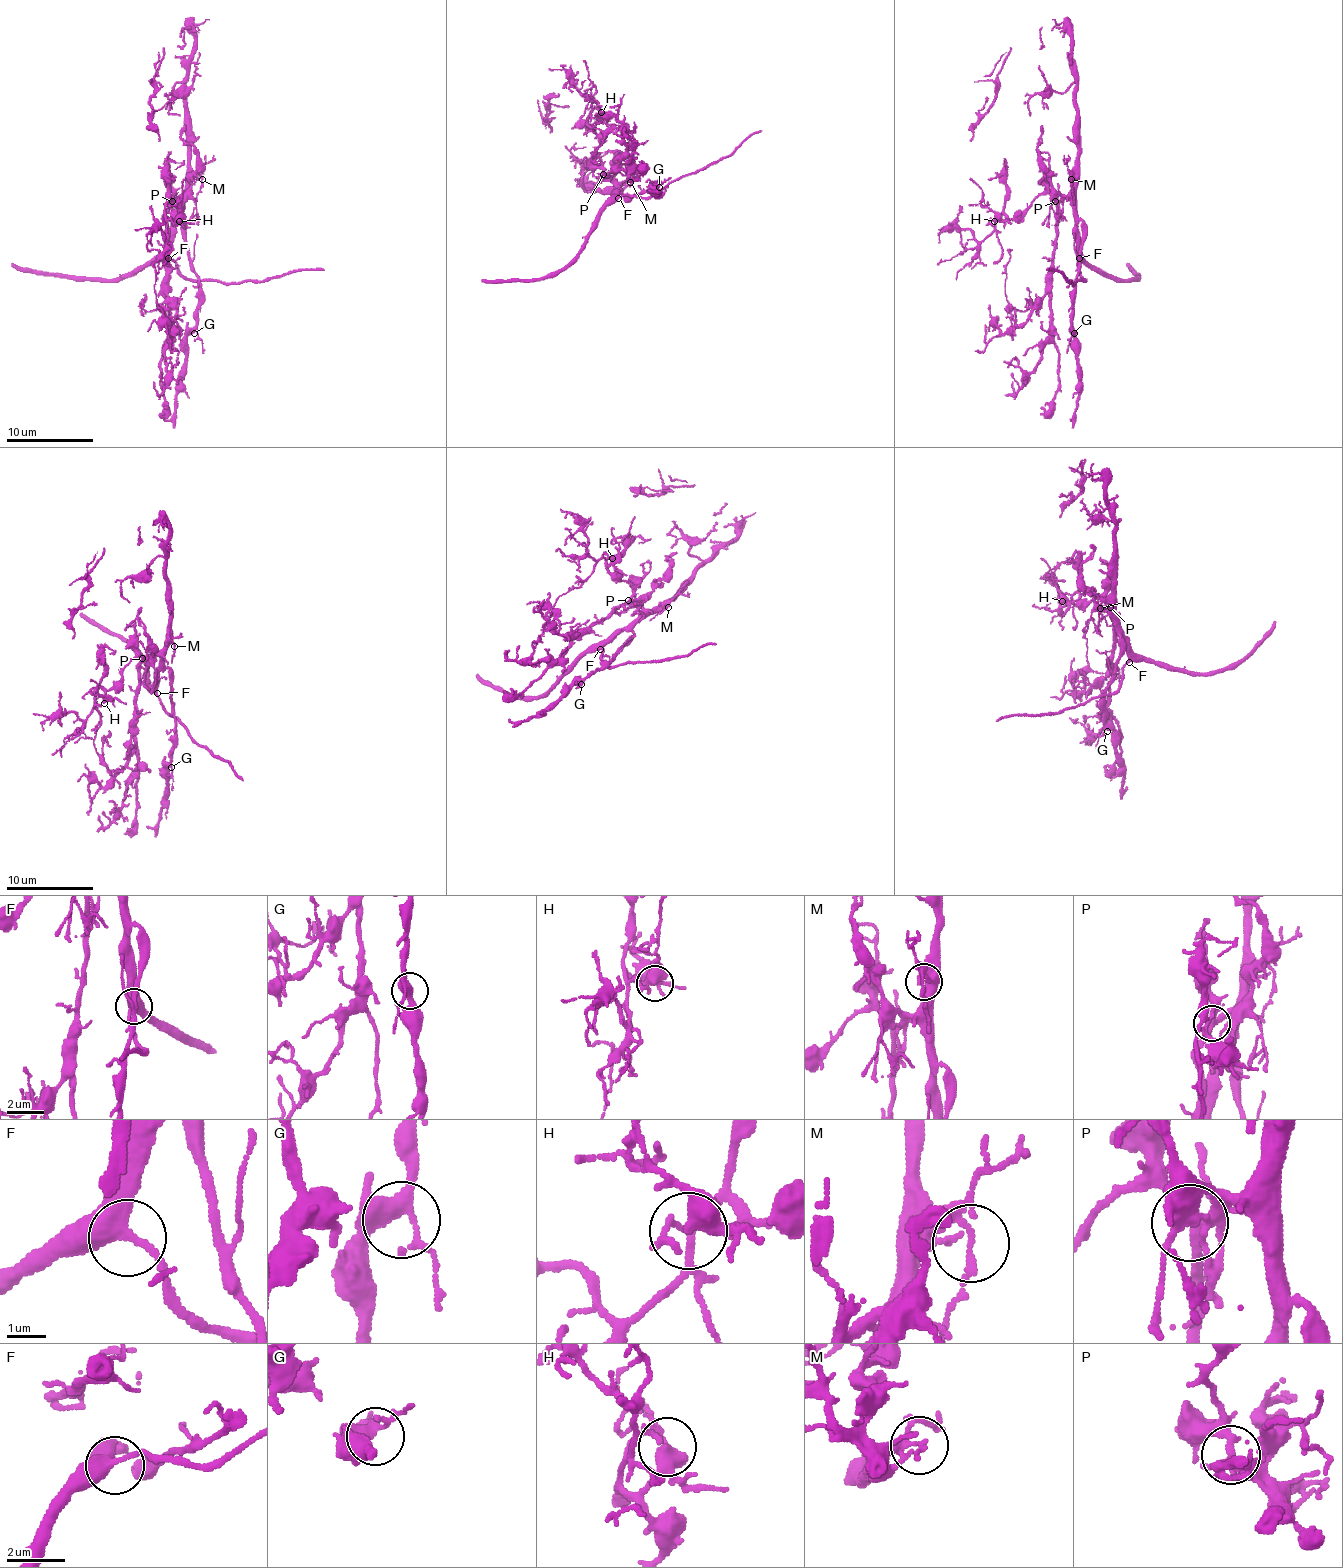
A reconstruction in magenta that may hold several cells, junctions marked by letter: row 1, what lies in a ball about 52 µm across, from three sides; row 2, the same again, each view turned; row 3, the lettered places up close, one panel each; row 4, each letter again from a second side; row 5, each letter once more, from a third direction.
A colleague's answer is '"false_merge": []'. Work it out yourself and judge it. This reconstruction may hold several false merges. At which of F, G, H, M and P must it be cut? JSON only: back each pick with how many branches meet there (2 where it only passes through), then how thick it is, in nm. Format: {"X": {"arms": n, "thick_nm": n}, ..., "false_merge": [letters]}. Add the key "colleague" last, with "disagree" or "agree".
{"false_merge": [], "colleague": "agree"}

